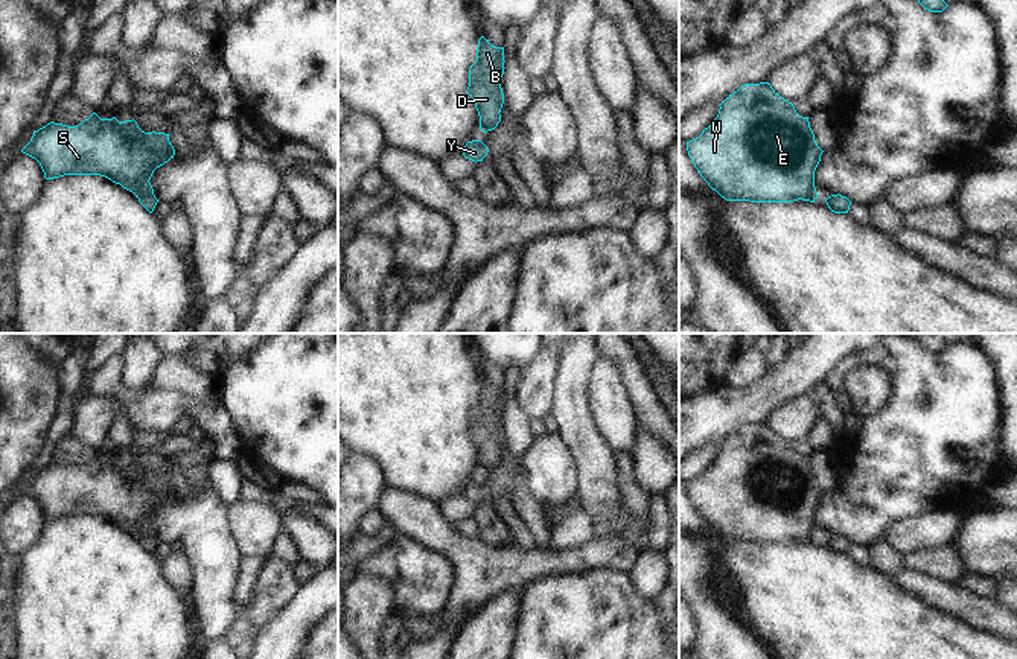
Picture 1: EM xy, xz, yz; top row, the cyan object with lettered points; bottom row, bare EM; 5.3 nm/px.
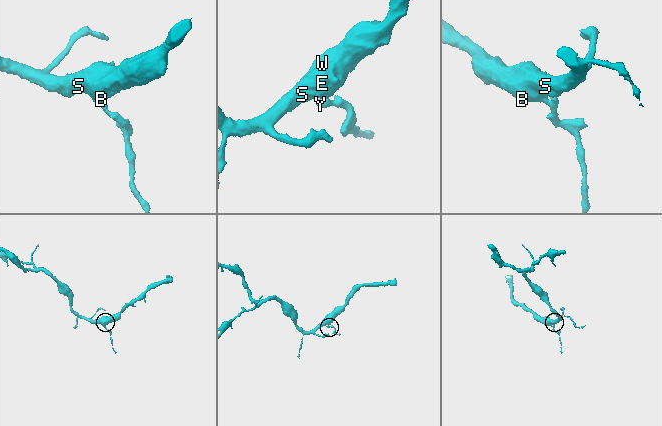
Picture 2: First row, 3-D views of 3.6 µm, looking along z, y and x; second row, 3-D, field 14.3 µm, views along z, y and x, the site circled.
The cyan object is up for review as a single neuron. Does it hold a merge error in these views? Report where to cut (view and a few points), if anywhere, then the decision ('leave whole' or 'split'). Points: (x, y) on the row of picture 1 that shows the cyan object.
no cut | leave whole

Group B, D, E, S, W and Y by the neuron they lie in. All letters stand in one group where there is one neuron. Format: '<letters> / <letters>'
B D E S W Y

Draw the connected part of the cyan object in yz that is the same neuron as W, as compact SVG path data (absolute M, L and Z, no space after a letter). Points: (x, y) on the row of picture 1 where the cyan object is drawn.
M769 82L744 84L719 107L711 125L699 137L687 142L688 155L708 186L726 201L815 202L818 198L815 170L824 151L815 140L808 117L799 116L793 103L781 97Z

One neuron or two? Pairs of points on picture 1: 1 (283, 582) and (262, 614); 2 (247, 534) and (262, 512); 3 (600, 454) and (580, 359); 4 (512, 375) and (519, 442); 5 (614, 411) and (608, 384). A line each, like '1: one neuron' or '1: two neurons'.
1: one neuron
2: one neuron
3: one neuron
4: one neuron
5: one neuron

